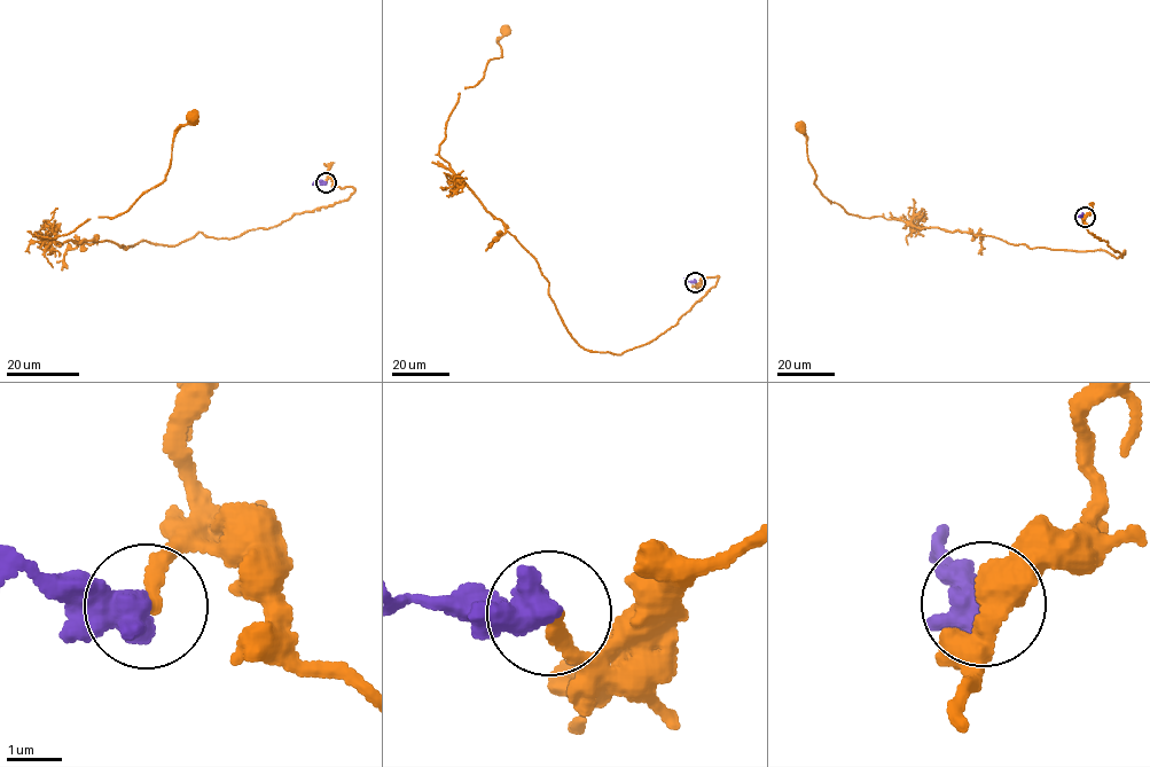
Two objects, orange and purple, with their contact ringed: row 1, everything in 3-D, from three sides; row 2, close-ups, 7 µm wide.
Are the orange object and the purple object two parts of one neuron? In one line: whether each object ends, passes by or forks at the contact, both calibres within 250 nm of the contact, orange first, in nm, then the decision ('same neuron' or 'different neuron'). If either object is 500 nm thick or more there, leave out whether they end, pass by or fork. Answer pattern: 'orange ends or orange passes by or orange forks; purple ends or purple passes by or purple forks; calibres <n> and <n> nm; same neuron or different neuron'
calibres 240 and 650 nm; same neuron

